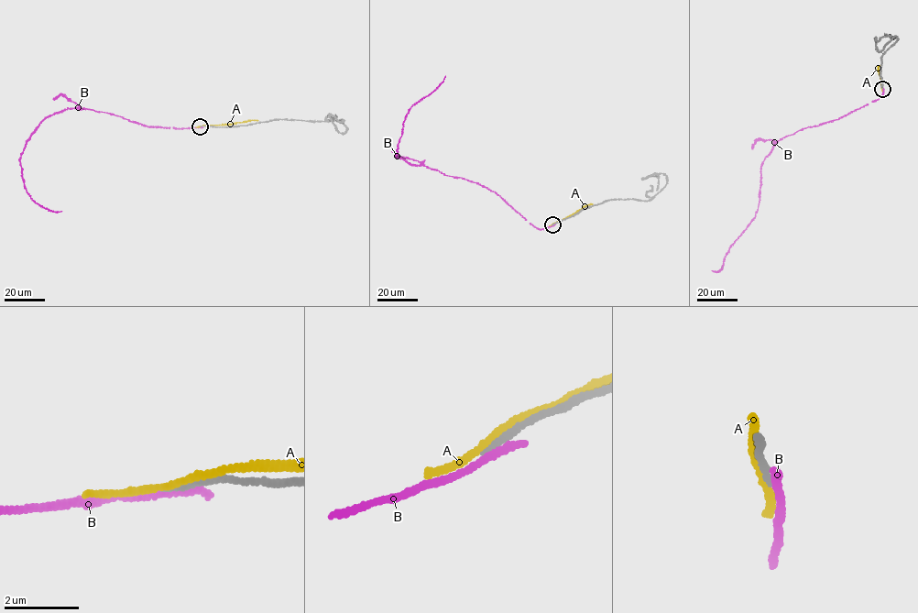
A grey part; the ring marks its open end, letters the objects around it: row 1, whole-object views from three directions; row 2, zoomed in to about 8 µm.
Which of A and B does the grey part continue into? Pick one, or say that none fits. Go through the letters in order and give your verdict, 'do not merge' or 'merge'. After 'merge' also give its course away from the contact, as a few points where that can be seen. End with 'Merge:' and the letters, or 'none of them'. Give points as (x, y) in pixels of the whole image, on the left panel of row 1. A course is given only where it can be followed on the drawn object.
A: do not merge
B: do not merge
Merge: none of them

